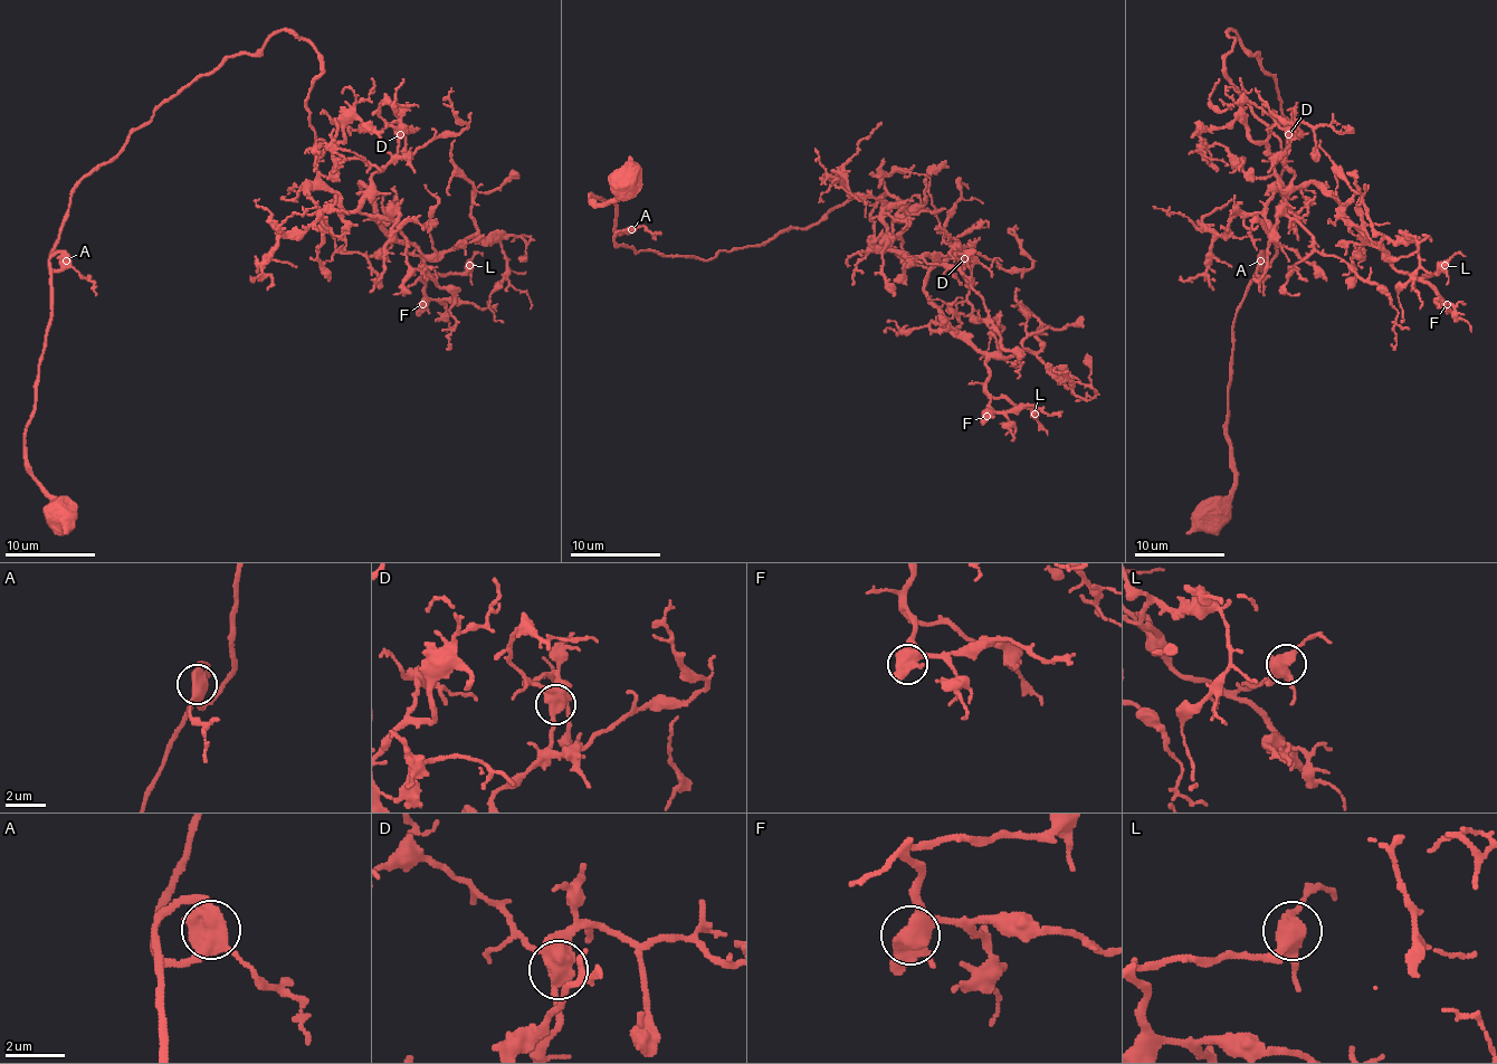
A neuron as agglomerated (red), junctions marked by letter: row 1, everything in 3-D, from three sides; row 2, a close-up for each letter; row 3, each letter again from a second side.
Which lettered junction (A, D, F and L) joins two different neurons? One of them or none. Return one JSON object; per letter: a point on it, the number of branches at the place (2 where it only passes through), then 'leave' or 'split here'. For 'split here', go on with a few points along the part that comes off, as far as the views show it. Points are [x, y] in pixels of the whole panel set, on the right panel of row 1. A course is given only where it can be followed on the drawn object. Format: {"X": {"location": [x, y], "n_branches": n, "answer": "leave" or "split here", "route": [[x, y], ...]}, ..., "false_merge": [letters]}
{"A": {"location": [1260, 260], "n_branches": 3, "answer": "leave"}, "D": {"location": [1288, 134], "n_branches": 3, "answer": "leave"}, "F": {"location": [1447, 304], "n_branches": 3, "answer": "leave"}, "L": {"location": [1445, 265], "n_branches": 3, "answer": "leave"}, "false_merge": []}

